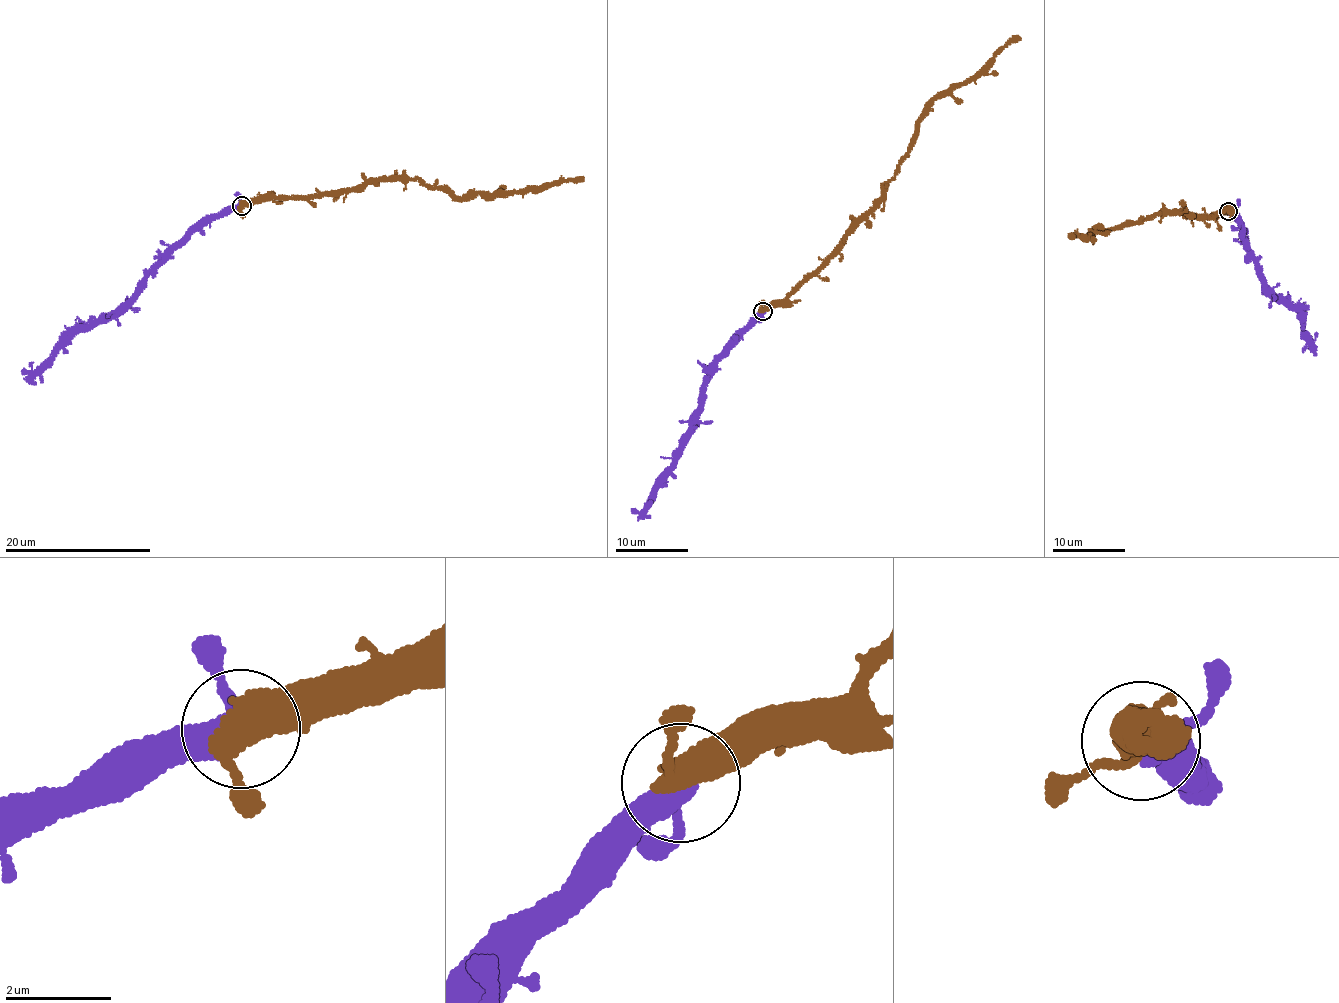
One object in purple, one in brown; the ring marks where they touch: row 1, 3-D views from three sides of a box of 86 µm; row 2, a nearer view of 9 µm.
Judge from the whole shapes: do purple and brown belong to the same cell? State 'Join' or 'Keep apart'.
Join

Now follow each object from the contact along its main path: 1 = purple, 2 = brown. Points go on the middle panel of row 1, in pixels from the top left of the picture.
1: (762, 313), (757, 313), (744, 326), (716, 365), (704, 390), (703, 404), (646, 510), (650, 517)
2: (762, 311), (817, 275), (863, 220), (934, 100), (976, 80), (1020, 37)

